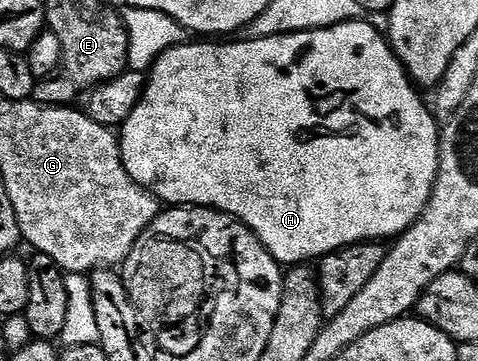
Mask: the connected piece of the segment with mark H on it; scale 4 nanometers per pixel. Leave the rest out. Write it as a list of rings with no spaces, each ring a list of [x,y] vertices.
[[[354,21],[352,23],[340,23],[334,27],[321,27],[318,31],[296,31],[290,35],[272,35],[266,39],[242,38],[241,43],[229,43],[233,41],[197,41],[192,43],[186,41],[177,44],[176,47],[167,49],[160,55],[157,62],[153,64],[147,75],[145,92],[139,101],[137,108],[127,117],[125,126],[120,128],[119,142],[121,145],[121,160],[129,177],[137,182],[137,186],[149,192],[158,201],[165,205],[188,205],[190,207],[214,207],[217,211],[222,211],[232,215],[240,223],[246,223],[254,233],[257,240],[269,250],[282,265],[305,265],[314,259],[320,261],[332,251],[342,251],[345,247],[350,247],[356,243],[367,243],[370,241],[389,241],[394,237],[400,237],[411,225],[421,217],[427,201],[433,195],[433,186],[437,180],[437,170],[439,169],[439,153],[441,152],[441,133],[438,120],[434,112],[425,108],[425,103],[421,100],[422,92],[418,90],[405,67],[393,54],[392,47],[389,46],[386,36],[369,21]]]

